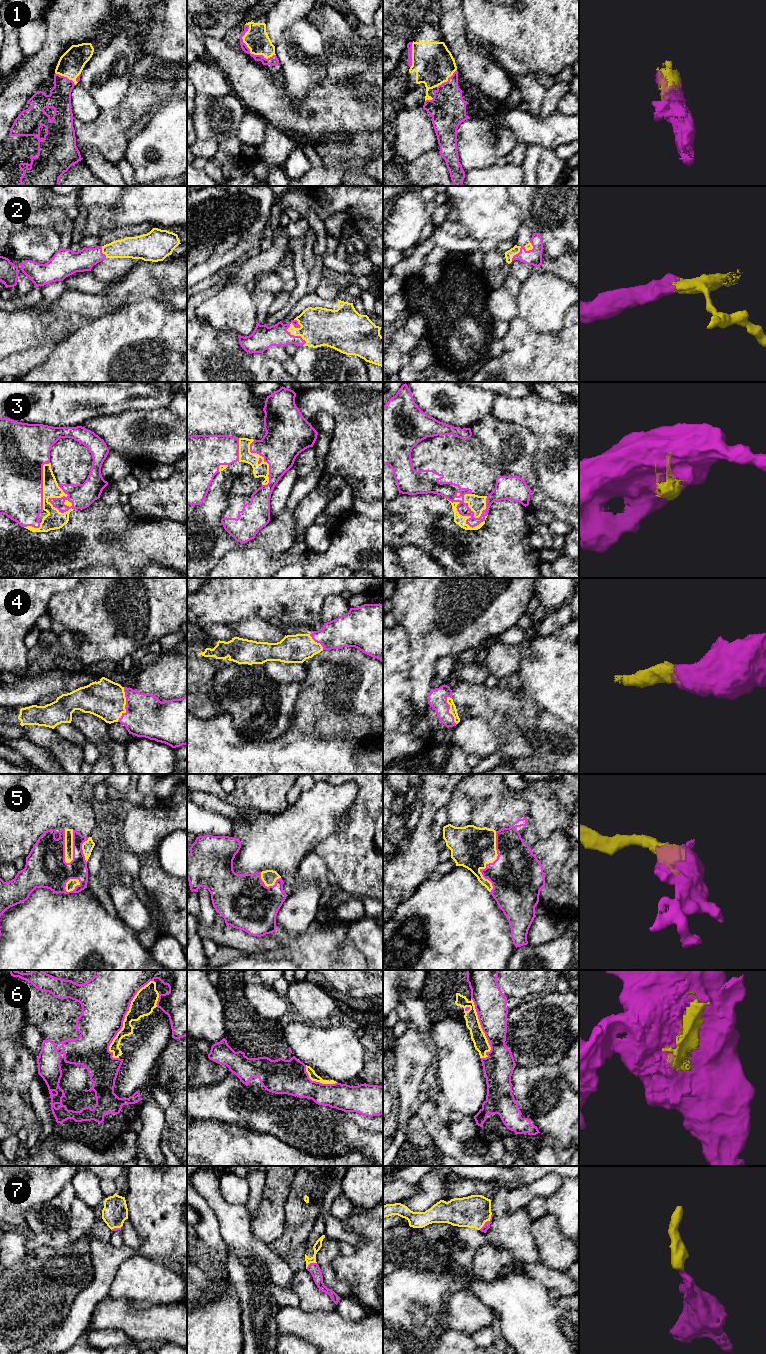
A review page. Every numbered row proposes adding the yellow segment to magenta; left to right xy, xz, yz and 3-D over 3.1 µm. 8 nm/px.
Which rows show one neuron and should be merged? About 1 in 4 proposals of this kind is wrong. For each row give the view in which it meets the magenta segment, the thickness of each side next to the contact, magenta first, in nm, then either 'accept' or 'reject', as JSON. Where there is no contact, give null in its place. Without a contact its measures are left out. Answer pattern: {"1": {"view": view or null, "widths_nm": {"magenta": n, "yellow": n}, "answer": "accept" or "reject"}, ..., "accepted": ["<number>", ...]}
{"1": {"view": "xz", "widths_nm": {"magenta": 70, "yellow": 190}, "answer": "accept"}, "2": {"view": "xz", "widths_nm": {"magenta": 190, "yellow": 280}, "answer": "accept"}, "3": {"view": "xy", "widths_nm": {"magenta": 320, "yellow": 150}, "answer": "accept"}, "4": {"view": "xy", "widths_nm": {"magenta": 340, "yellow": 300}, "answer": "accept"}, "5": {"view": "yz", "widths_nm": {"magenta": 420, "yellow": 340}, "answer": "accept"}, "6": {"view": "xy", "widths_nm": {"magenta": 400, "yellow": 180}, "answer": "reject"}, "7": {"view": "yz", "widths_nm": {"magenta": 50, "yellow": 260}, "answer": "accept"}, "accepted": ["1", "2", "3", "4", "5", "7"]}

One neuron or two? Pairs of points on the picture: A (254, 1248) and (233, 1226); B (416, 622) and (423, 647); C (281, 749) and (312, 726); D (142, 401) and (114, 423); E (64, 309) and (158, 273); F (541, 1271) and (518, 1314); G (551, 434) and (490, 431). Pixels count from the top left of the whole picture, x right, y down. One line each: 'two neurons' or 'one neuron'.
A: one neuron
B: one neuron
C: two neurons
D: two neurons
E: one neuron
F: two neurons
G: two neurons

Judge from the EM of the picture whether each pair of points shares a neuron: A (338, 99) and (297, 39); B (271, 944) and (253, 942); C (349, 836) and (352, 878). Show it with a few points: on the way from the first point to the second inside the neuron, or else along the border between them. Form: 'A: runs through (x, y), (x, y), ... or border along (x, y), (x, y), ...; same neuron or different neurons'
A: border along (326, 76), (310, 89), (309, 95); different neurons
B: runs through (267, 943), (257, 943); same neuron
C: runs through (352, 846), (352, 868); same neuron

